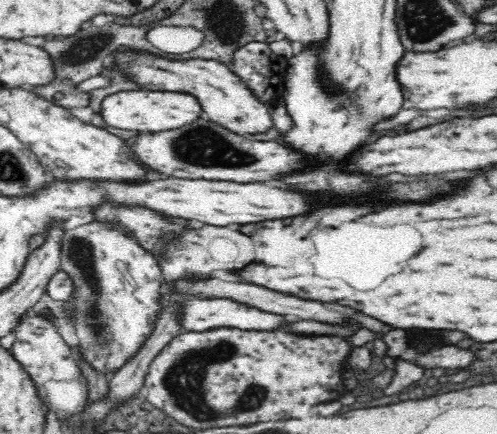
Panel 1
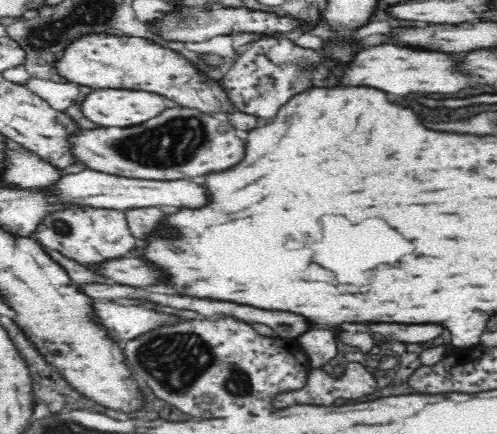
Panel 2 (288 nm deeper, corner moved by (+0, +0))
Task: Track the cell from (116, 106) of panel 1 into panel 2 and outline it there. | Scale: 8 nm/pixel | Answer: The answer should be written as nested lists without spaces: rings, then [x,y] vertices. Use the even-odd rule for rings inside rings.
[[[96,90],[90,92],[82,104],[82,114],[100,128],[120,128],[142,124],[148,118],[160,116],[168,108],[164,96],[138,90]]]

